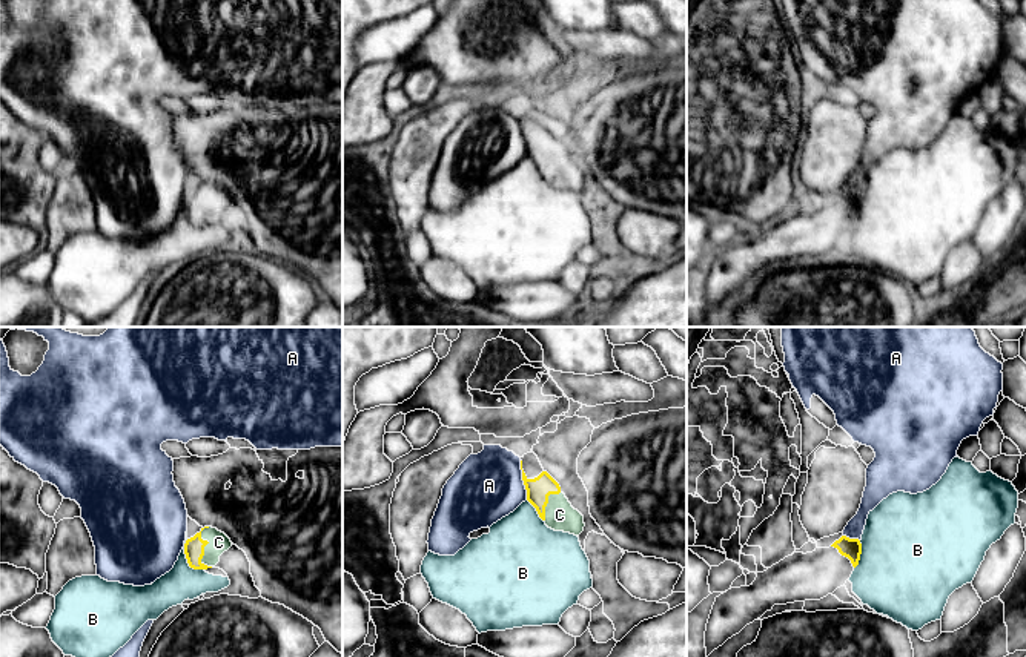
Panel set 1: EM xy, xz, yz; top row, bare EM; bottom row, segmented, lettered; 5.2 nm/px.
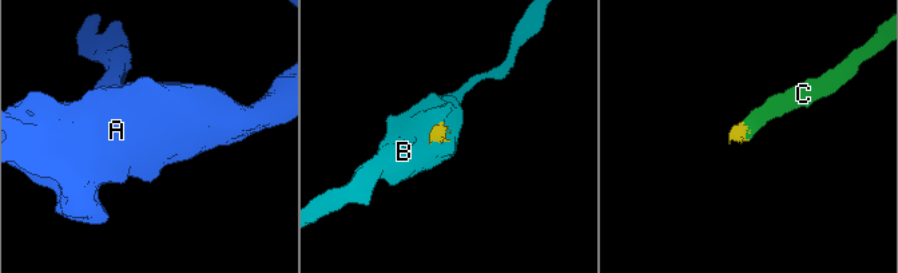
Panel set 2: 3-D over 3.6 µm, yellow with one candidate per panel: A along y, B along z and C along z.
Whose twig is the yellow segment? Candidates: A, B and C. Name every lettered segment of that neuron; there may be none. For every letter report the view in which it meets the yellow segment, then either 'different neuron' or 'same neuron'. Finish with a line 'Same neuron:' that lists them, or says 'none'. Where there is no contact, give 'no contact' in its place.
A: contact in xz; different neuron
B: contact in xy; different neuron
C: contact in xy; same neuron
Same neuron: C

